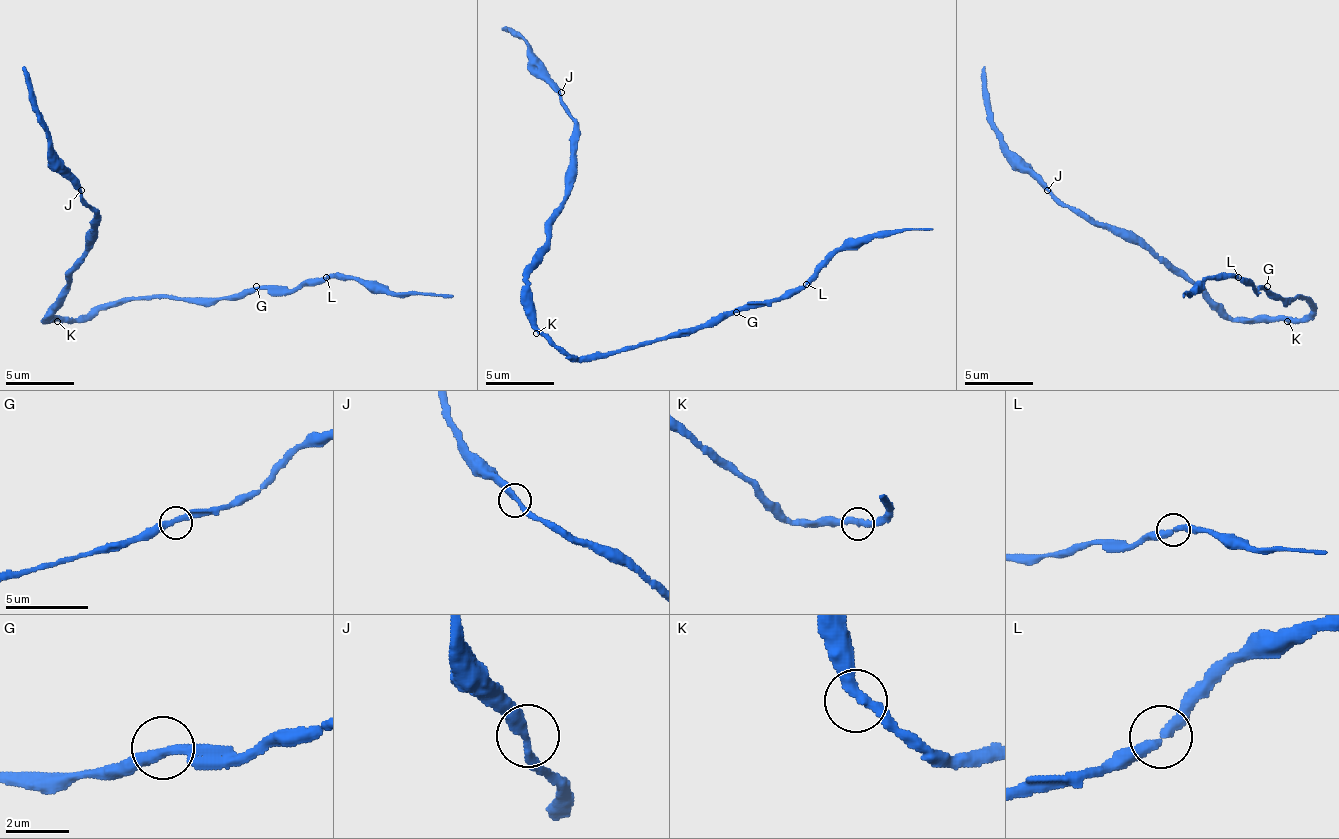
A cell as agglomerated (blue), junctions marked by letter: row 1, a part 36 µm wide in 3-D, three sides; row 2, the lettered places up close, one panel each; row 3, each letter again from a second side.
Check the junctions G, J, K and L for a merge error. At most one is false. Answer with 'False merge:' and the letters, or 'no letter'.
False merge: no letter

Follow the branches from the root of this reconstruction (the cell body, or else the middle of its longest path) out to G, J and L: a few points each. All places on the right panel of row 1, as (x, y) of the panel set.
G: (1284, 317), (1305, 317), (1311, 307), (1301, 297), (1277, 297), (1267, 286)
J: (1284, 317), (1229, 317), (1198, 286), (1170, 273), (1146, 249), (1091, 225), (1064, 207), (1047, 190)
L: (1284, 317), (1305, 317), (1311, 307), (1301, 297), (1277, 297), (1267, 290), (1256, 290), (1239, 276)

